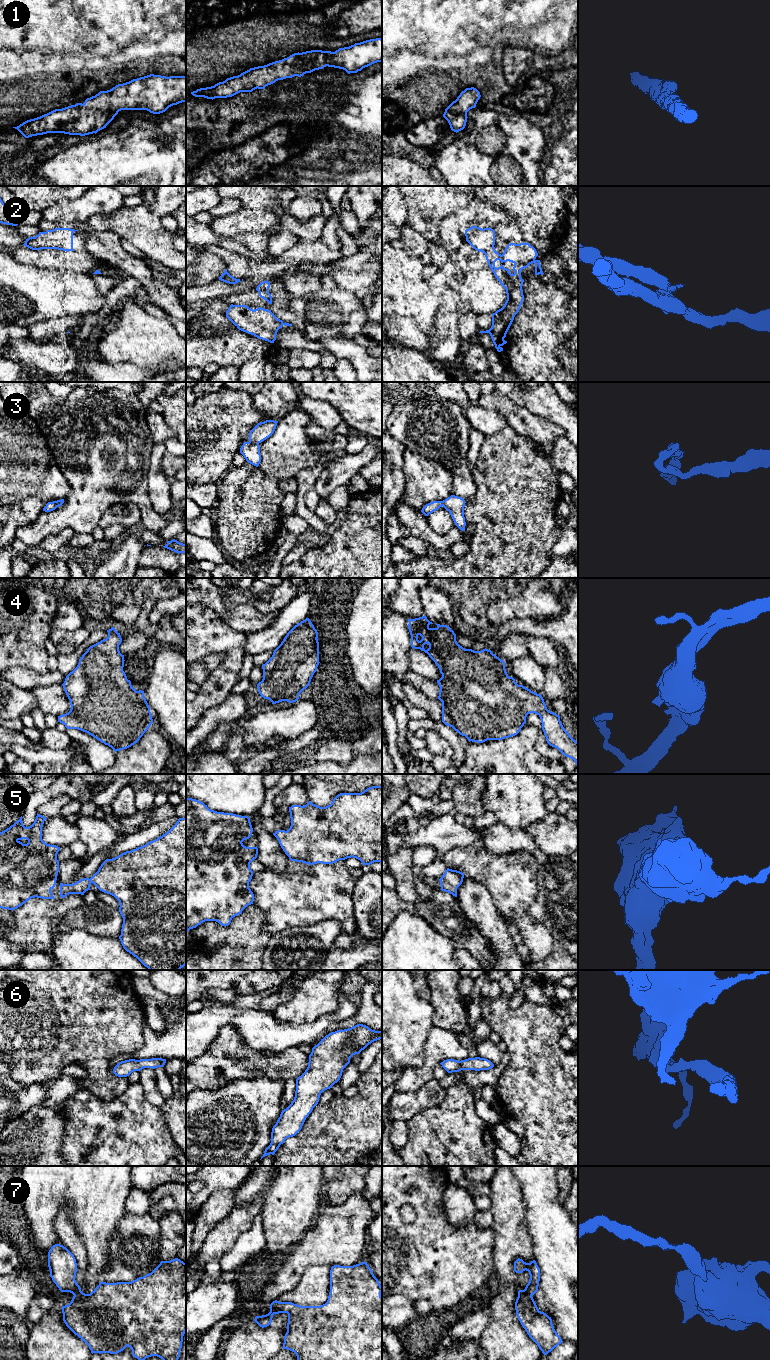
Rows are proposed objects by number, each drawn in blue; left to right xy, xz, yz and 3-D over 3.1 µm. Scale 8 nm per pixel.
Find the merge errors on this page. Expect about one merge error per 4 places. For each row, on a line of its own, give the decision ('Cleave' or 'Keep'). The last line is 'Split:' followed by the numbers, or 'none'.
1: Keep
2: Cleave
3: Keep
4: Keep
5: Keep
6: Keep
7: Keep
Split: 2

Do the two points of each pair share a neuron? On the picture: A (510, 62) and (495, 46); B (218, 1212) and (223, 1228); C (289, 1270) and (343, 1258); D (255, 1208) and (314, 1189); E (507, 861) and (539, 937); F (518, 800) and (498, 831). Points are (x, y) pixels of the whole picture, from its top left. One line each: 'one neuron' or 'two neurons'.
A: two neurons
B: two neurons
C: one neuron
D: two neurons
E: one neuron
F: two neurons

